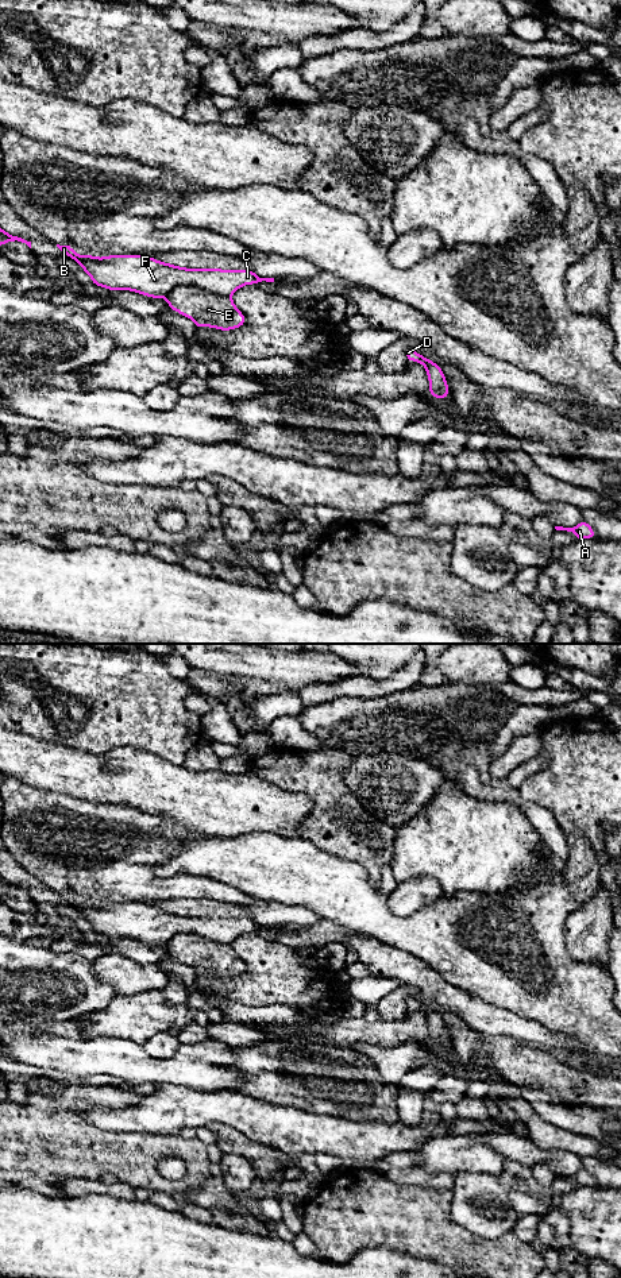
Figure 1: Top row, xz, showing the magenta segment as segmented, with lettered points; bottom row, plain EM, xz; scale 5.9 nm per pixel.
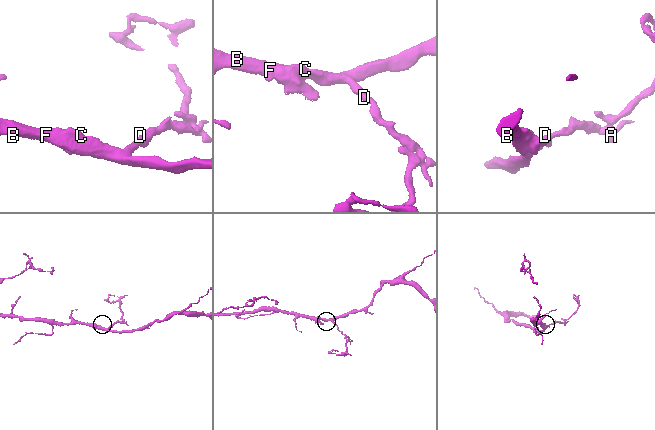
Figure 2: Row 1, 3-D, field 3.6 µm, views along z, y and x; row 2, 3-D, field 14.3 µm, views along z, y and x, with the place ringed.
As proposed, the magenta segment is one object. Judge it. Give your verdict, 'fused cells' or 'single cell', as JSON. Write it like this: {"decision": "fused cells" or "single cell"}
{"decision": "fused cells"}

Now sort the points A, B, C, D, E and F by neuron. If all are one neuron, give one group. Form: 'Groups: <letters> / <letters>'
Groups: A B C D F / E

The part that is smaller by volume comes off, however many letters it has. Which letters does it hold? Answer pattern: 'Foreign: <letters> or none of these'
Foreign: E

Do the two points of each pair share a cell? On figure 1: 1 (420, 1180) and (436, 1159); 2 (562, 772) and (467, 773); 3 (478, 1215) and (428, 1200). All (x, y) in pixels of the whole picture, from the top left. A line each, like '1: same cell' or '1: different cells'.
1: different cells
2: different cells
3: different cells

